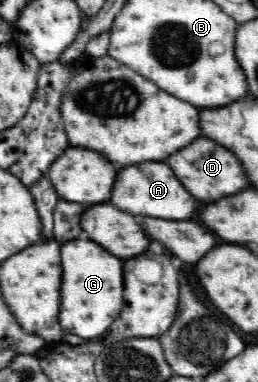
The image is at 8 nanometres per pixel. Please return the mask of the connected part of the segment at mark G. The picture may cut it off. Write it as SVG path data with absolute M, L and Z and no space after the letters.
M86 238L72 240L62 246L62 268L64 268L60 290L62 331L89 340L103 335L120 316L122 310L122 290L124 290L122 262Z

